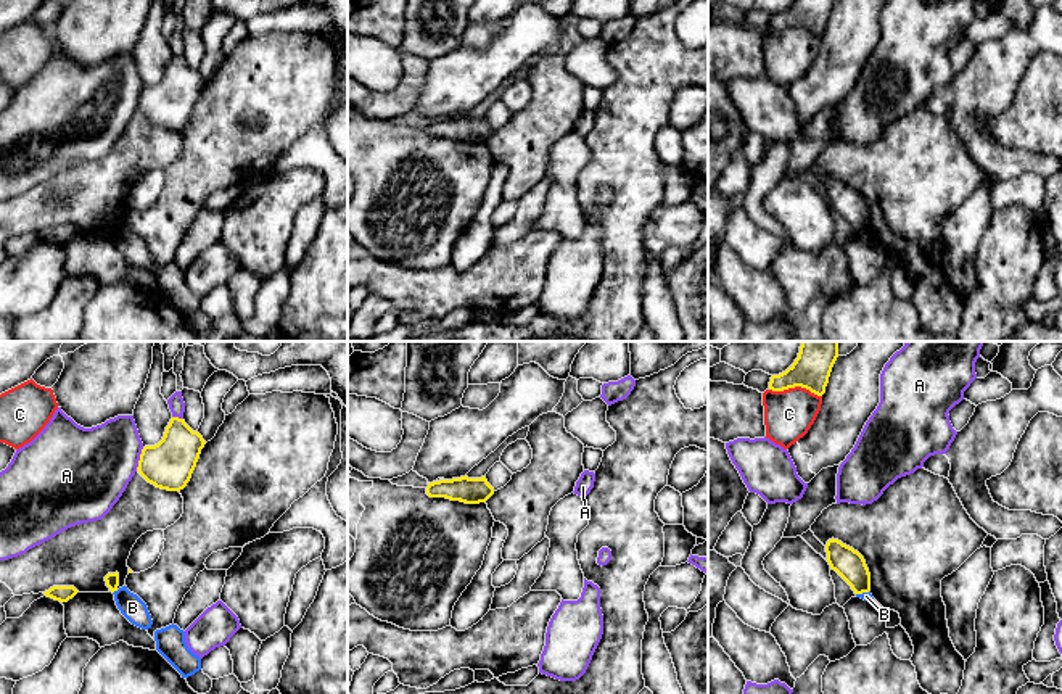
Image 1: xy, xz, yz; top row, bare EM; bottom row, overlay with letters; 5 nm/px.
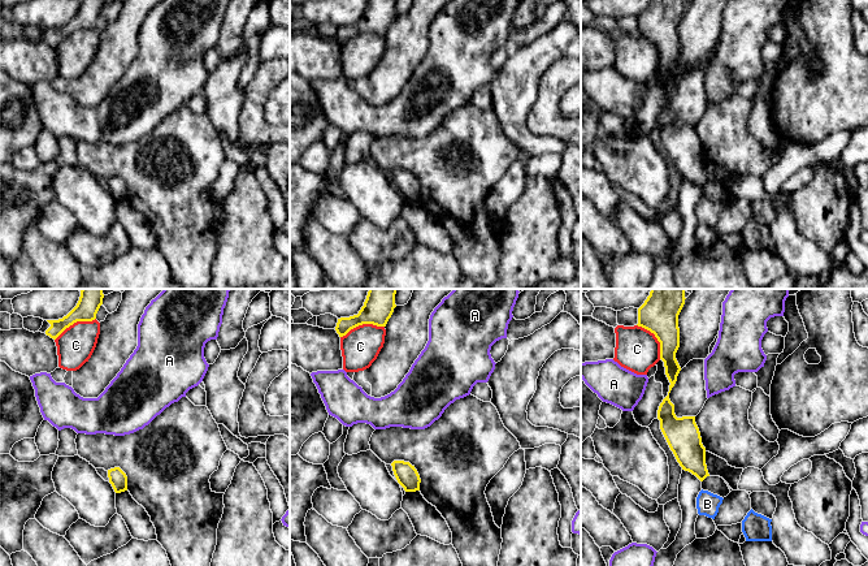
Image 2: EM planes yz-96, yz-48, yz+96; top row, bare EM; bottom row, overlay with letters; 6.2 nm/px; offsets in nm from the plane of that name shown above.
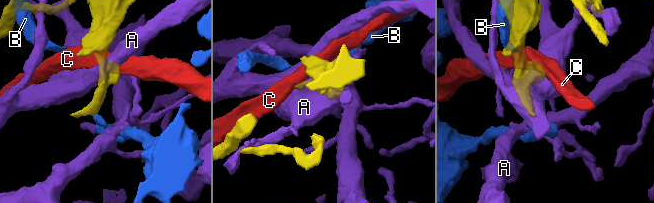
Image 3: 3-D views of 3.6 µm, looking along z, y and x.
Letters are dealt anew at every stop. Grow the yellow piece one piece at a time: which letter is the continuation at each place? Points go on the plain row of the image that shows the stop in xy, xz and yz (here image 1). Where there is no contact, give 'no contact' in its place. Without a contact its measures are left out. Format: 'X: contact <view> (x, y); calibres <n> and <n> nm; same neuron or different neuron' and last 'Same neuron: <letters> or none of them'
A: contact xy (140, 99); calibres 240 and 400 nm; different neuron
B: contact xy (115, 229); calibres 70 and 120 nm; different neuron
C: contact yz (795, 24); calibres 150 and 240 nm; different neuron
Same neuron: none of them

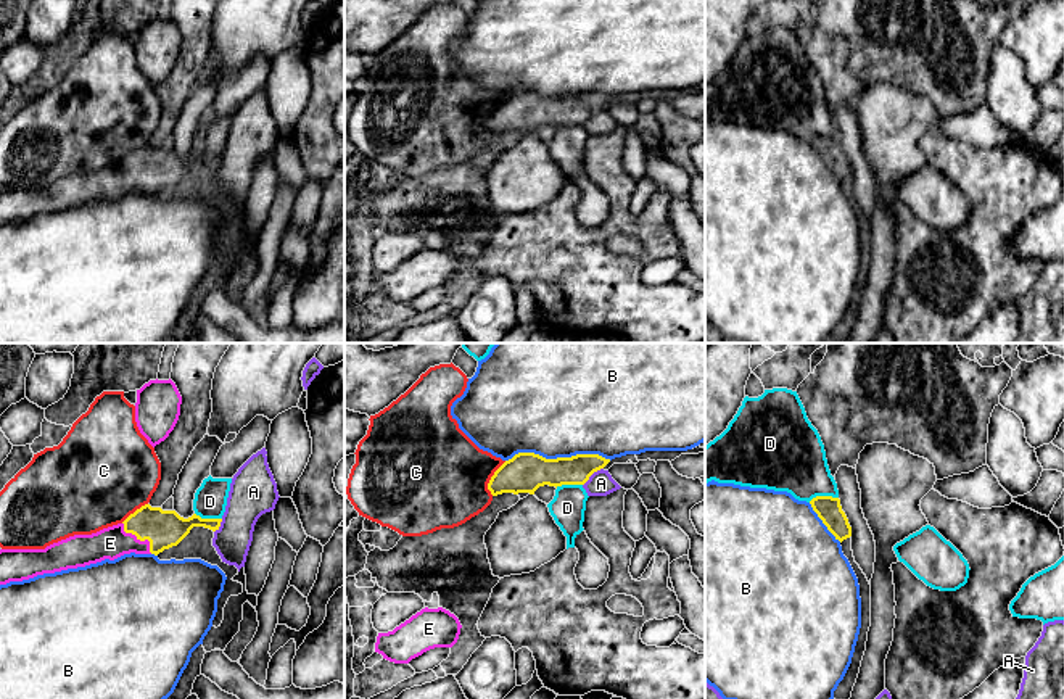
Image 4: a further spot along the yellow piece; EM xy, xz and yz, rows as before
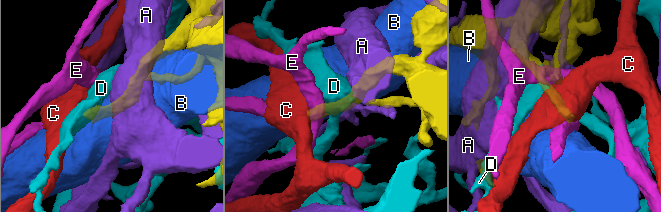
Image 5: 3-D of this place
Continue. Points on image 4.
A: contact xz (591, 113); calibres 140 and 130 nm; different neuron
B: contact xz (557, 97); calibres 200 and 480 nm; different neuron
C: contact xz (491, 118); calibres 200 and 460 nm; different neuron
D: contact yz (823, 136); calibres 120 and 340 nm; different neuron
E: contact xy (139, 177); calibres 190 and 160 nm; same neuron
Same neuron: E

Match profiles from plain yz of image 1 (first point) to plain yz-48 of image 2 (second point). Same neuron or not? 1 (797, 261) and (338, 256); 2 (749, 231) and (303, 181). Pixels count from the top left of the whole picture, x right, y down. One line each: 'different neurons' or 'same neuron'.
1: different neurons
2: different neurons

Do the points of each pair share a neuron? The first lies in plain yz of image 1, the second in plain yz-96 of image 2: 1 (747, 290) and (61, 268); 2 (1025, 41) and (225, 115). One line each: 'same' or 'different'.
1: same
2: same

